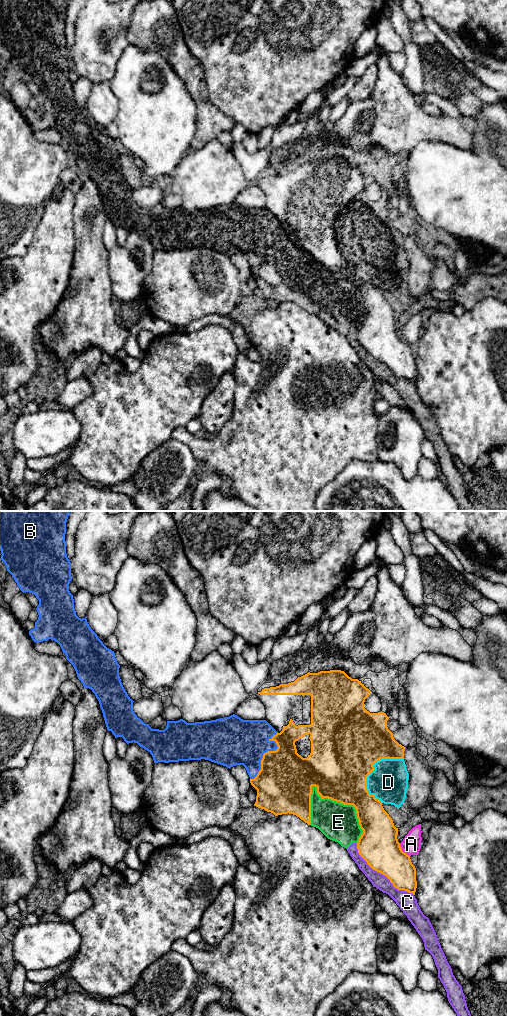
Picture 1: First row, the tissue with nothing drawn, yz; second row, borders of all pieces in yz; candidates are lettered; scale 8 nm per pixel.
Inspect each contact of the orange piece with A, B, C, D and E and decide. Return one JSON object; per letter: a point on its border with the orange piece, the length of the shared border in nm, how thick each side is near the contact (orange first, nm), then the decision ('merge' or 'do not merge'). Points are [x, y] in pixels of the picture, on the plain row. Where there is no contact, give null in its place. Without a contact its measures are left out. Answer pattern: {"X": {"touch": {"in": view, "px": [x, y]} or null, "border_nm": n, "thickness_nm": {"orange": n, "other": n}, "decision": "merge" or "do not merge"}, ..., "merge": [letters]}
{"A": {"touch": {"in": "yz", "px": [401, 338]}, "border_nm": 140, "thickness_nm": {"orange": 320, "other": 160}, "decision": "do not merge"}, "B": {"touch": {"in": "yz", "px": [266, 240]}, "border_nm": 440, "thickness_nm": {"orange": 420, "other": 360}, "decision": "do not merge"}, "C": {"touch": {"in": "yz", "px": [381, 361]}, "border_nm": 650, "thickness_nm": {"orange": 320, "other": 120}, "decision": "do not merge"}, "D": {"touch": {"in": "yz", "px": [372, 253]}, "border_nm": 400, "thickness_nm": {"orange": 500, "other": 300}, "decision": "do not merge"}, "E": {"touch": {"in": "yz", "px": [349, 292]}, "border_nm": 600, "thickness_nm": {"orange": 420, "other": 300}, "decision": "do not merge"}, "merge": []}

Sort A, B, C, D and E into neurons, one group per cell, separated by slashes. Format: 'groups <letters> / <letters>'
groups A / B C E / D

